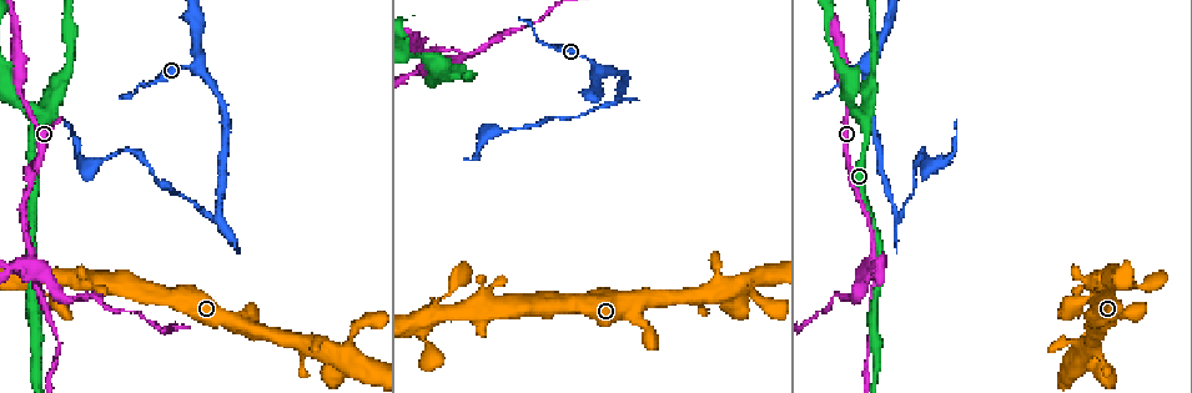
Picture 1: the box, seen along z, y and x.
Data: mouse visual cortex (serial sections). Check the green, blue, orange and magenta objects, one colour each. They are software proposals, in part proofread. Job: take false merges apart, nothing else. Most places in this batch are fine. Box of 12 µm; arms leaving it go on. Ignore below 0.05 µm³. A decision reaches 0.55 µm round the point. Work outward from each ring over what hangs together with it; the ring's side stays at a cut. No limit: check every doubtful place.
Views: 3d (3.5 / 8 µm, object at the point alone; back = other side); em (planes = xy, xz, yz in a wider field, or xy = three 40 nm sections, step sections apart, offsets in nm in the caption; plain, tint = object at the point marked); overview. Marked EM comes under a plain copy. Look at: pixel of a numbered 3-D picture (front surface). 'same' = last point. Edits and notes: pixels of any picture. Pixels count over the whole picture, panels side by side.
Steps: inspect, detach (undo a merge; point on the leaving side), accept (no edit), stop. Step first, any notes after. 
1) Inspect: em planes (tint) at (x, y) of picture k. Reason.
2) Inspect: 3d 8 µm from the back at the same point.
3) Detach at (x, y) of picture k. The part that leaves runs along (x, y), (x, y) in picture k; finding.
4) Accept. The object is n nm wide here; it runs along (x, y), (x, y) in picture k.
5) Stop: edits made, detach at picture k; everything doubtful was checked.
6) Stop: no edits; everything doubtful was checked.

Inspect: 3d 3.5 µm from the back at (38, 270) of picture 1. Four-way junction.

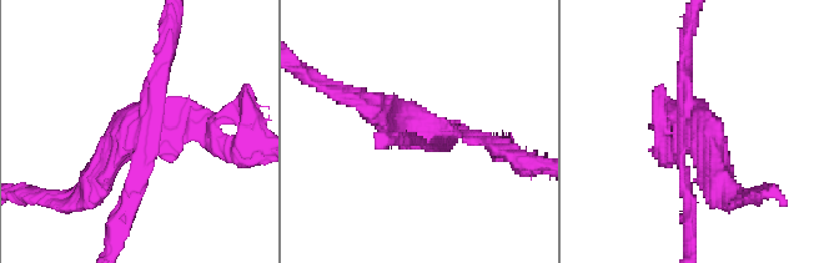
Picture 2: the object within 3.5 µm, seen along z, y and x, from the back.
Inspect: em planes (tint) at (420, 131) of picture 2. Need the tissue.

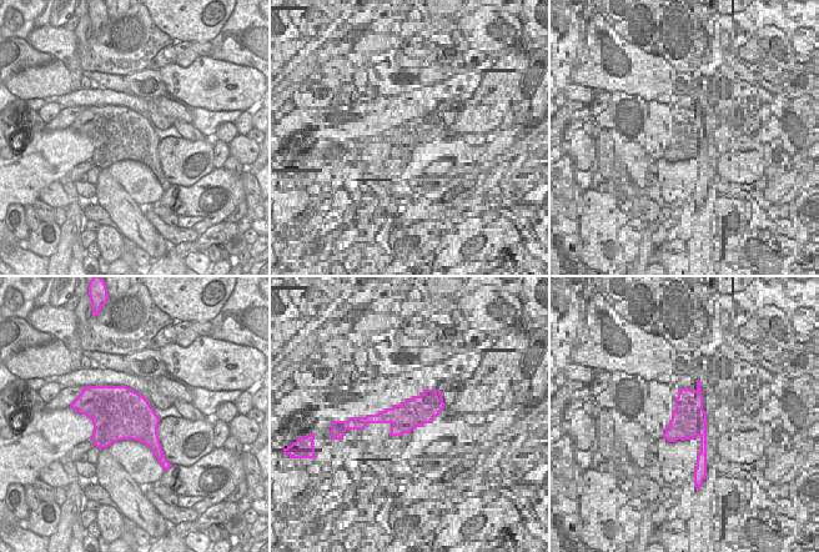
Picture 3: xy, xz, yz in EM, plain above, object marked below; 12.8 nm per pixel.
Detach at (713, 130) of picture 2. The part that leaves runs along (693, 110), (729, 202) in picture 2; two cells meet here.

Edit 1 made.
Inspect: 3d 3.5 µm at (217, 219) of picture 1. Abrupt turn.

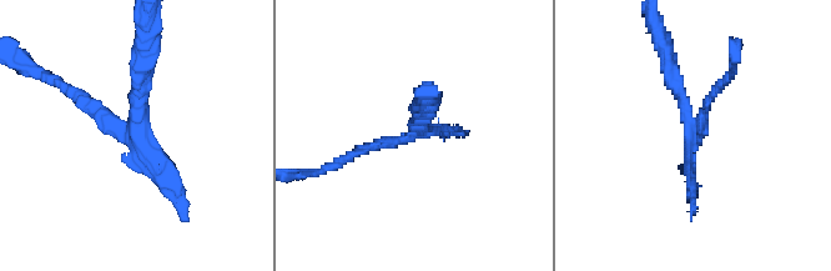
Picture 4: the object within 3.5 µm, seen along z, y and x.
Inspect: em planes (tint) at (133, 133) of picture 4.

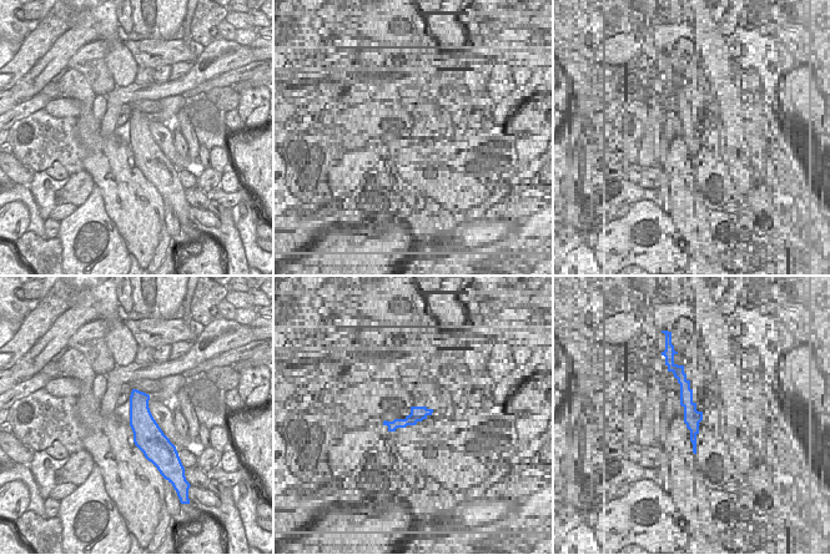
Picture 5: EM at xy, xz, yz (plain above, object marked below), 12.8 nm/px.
Detach at (86, 105) of picture 4. The part that leaves runs along (127, 134), (85, 99), (28, 68) in picture 4; a second cell is stuck on.

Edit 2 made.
Inspect: 3d 3.5 µm at (434, 69) of picture 1. Abrupt turn.

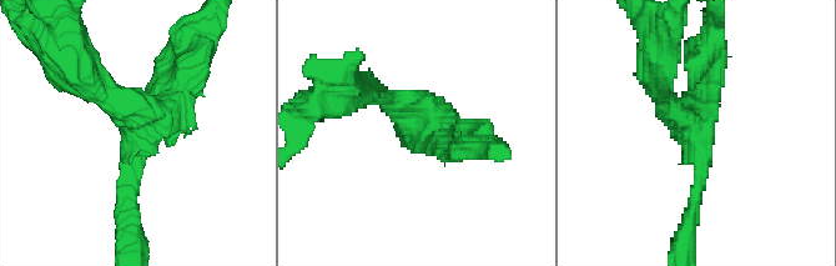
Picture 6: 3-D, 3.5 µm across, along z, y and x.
Inspect: em xy step 2 (tint) at (138, 125) of picture 6.

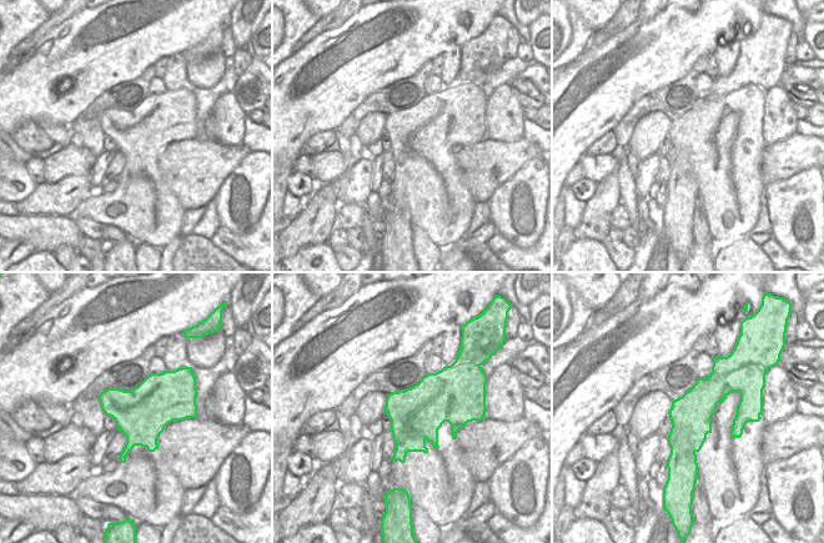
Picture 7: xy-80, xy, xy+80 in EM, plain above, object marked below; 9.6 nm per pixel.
Detach at (408, 94) of picture 6. The part that leaves runs along (134, 149), (139, 125), (69, 64) in picture 6; a second cell is stuck on.

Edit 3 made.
Stop: edits made, detach at picture 2, detach at picture 4, detach at picture 6; everything doubtful was checked.

